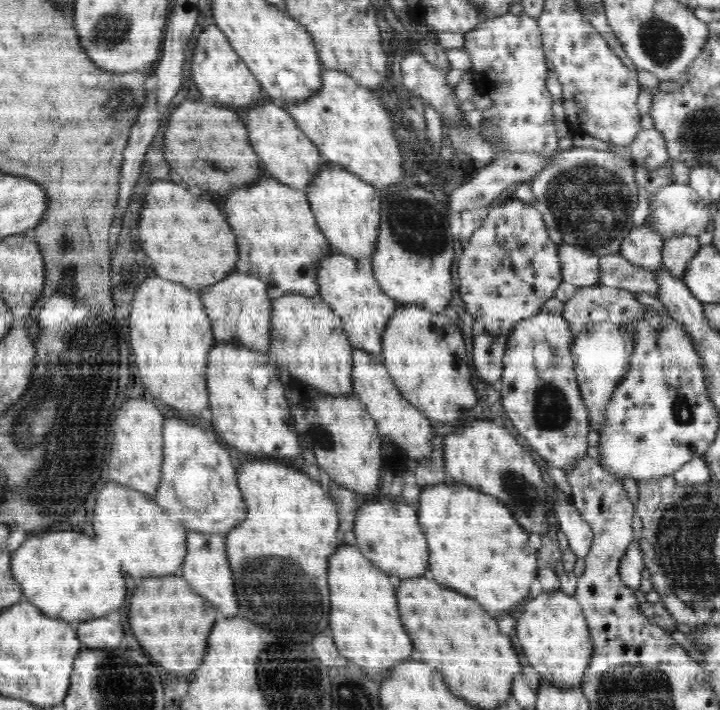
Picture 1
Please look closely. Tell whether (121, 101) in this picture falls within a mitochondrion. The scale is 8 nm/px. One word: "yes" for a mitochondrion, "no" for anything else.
yes

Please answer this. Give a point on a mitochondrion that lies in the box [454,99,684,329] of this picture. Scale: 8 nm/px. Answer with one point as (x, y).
(591, 206)

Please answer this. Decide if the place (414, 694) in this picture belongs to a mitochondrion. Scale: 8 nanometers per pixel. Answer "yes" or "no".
no

